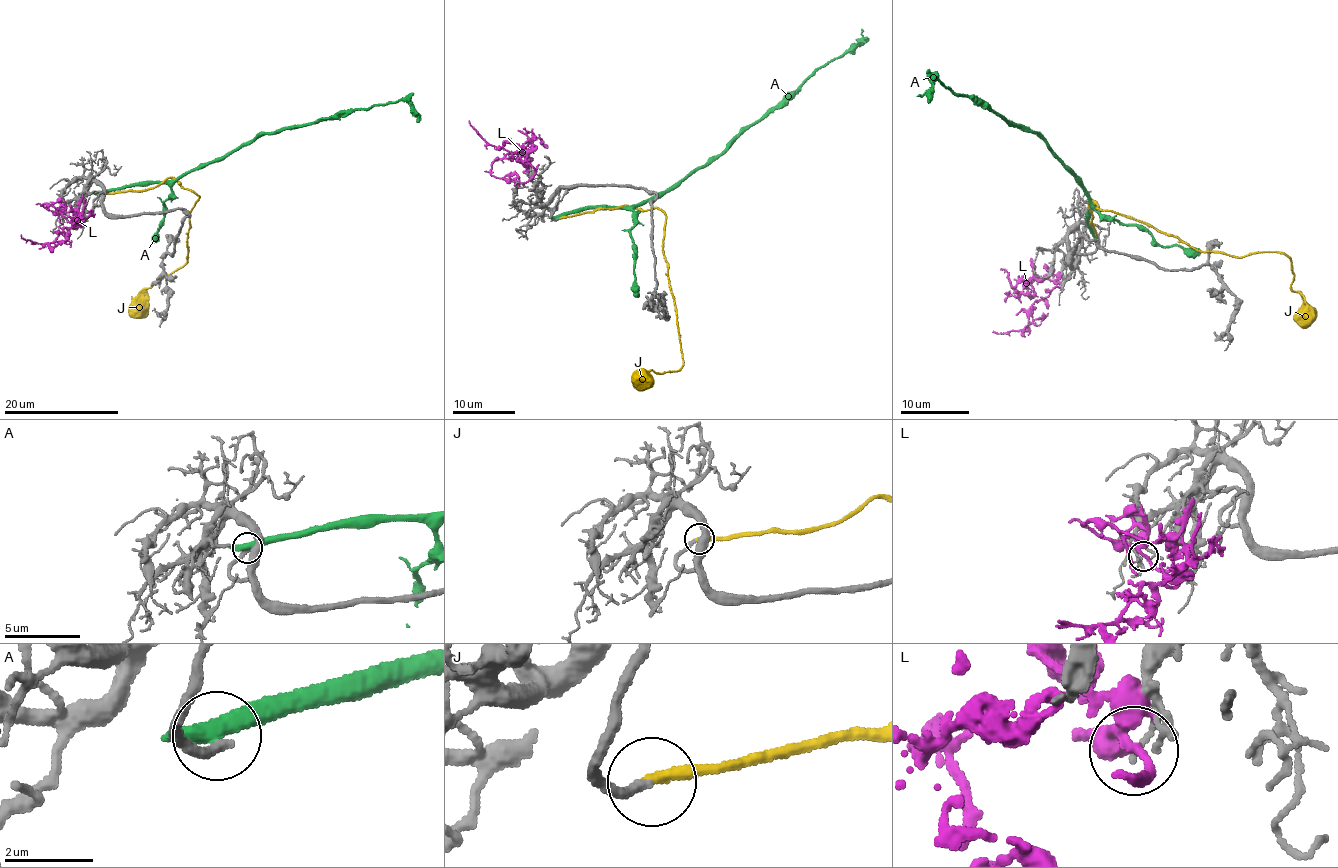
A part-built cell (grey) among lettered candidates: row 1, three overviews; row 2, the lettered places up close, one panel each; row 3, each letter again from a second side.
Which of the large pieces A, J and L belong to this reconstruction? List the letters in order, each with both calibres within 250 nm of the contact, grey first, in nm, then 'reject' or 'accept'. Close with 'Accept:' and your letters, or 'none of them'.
A: calibres 240 and 550 nm; reject
J: calibres 220 and 280 nm; accept
L: calibres 120 and 200 nm; reject
Accept: J

